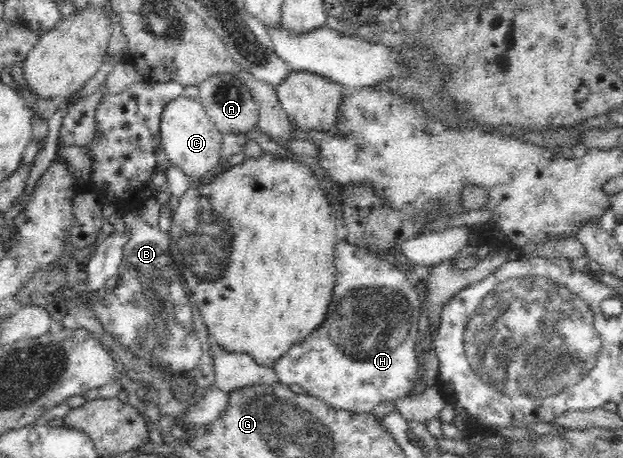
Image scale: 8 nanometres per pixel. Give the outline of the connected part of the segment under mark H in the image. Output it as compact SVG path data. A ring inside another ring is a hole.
M340 241L337 244L334 256L334 265L336 270L336 279L333 283L333 292L329 301L324 321L319 324L305 340L293 343L285 354L282 354L277 360L272 362L270 369L277 375L277 378L286 385L299 384L305 392L312 397L321 399L325 404L337 410L346 410L353 413L373 413L374 406L381 401L397 400L411 394L414 378L416 375L418 360L414 346L418 339L418 325L420 314L423 309L423 301L419 285L412 278L397 266L392 259L377 257L362 248L353 248L350 244Z

